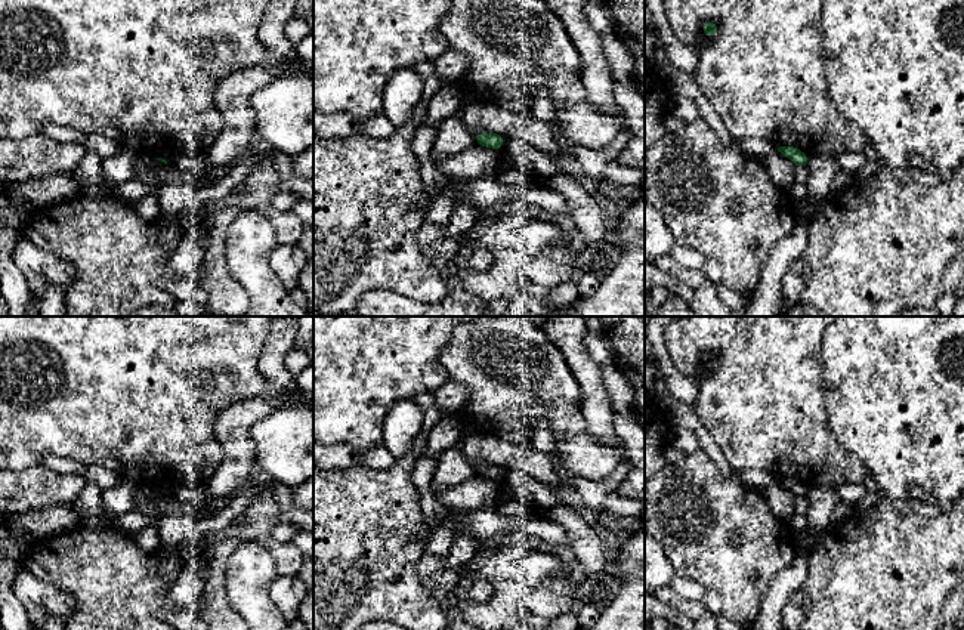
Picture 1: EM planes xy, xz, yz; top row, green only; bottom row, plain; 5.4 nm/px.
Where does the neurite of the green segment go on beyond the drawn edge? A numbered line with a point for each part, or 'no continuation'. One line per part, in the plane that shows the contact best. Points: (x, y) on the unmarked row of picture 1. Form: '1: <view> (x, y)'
no continuation

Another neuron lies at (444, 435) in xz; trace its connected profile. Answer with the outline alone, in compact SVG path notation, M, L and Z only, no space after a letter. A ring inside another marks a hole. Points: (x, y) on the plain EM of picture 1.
M444 416L441 421L433 427L427 438L424 455L430 458L441 457L448 448L461 441L463 435L458 432L449 416Z

